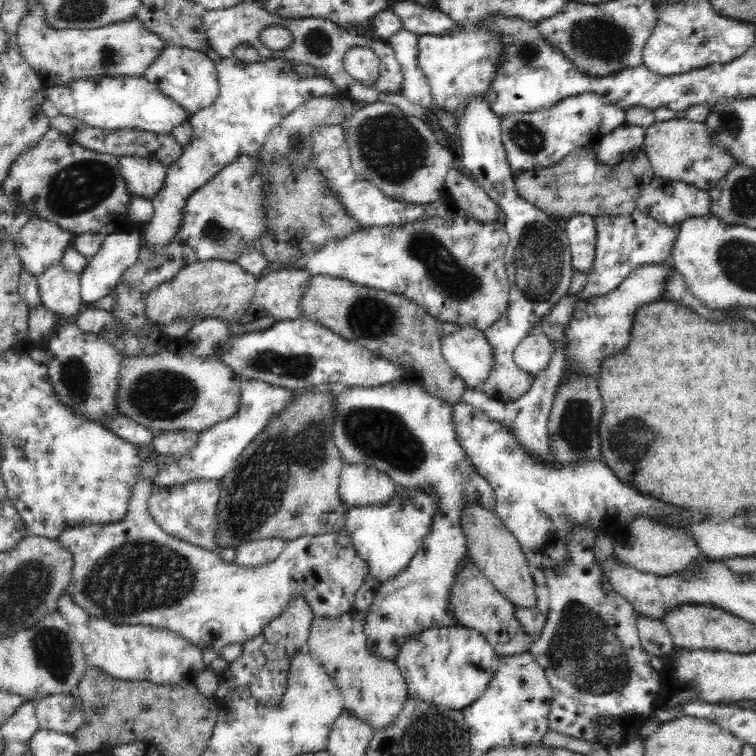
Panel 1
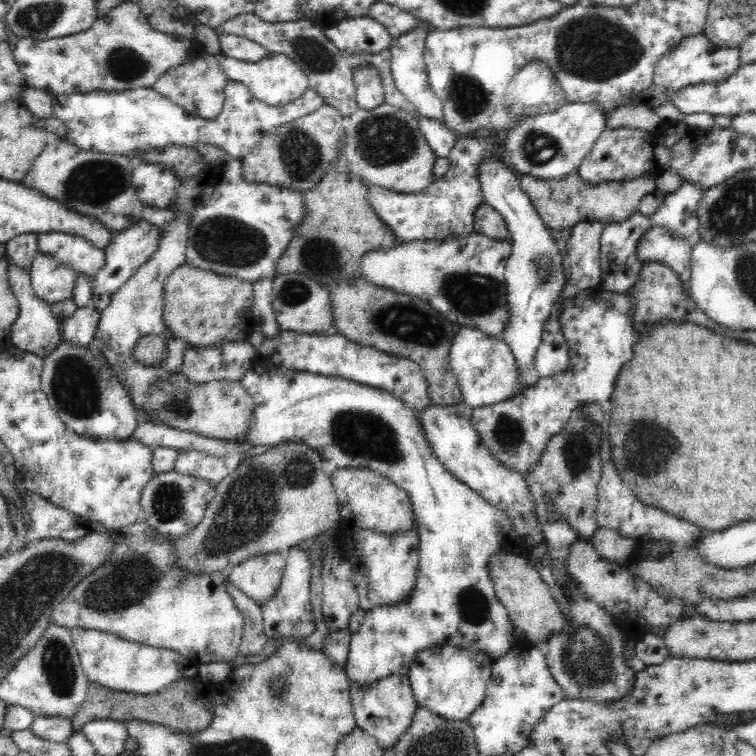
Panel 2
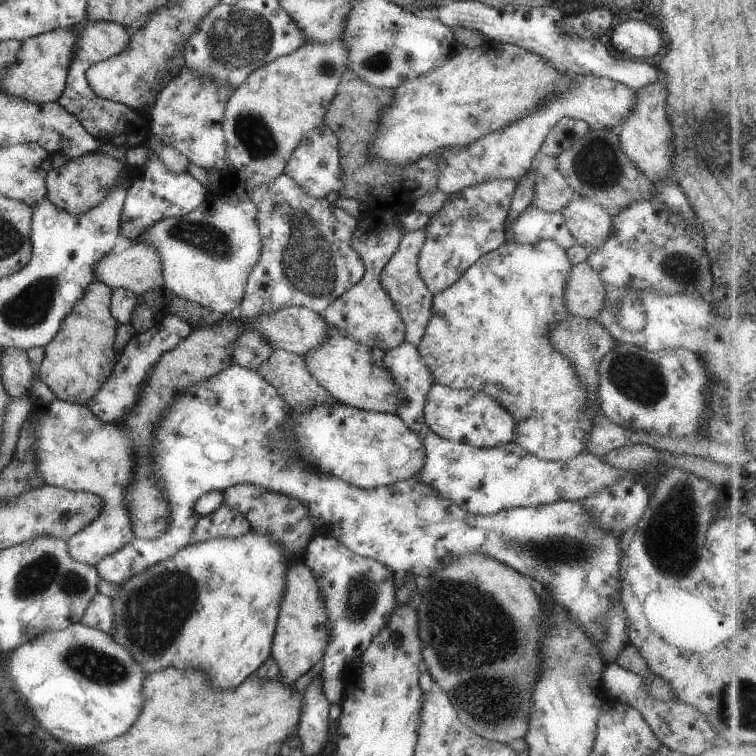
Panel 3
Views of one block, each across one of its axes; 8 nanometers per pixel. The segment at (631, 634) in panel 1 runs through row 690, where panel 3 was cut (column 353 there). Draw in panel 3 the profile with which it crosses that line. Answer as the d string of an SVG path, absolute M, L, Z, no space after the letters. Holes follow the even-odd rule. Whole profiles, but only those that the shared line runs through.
M329 535L311 537L303 550L301 562L315 577L324 598L326 617L330 622L328 643L318 664L322 691L329 705L337 703L340 706L345 665L367 648L374 635L385 626L389 612L395 604L396 586L393 574L376 560L353 554Z

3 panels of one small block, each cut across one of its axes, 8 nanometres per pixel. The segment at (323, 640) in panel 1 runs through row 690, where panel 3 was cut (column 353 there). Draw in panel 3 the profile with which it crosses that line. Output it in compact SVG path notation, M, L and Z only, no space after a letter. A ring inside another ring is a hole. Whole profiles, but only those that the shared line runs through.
M326 324L325 342L303 356L306 369L337 403L364 411L395 414L398 409L397 387L382 365L380 349L349 340L340 330Z

